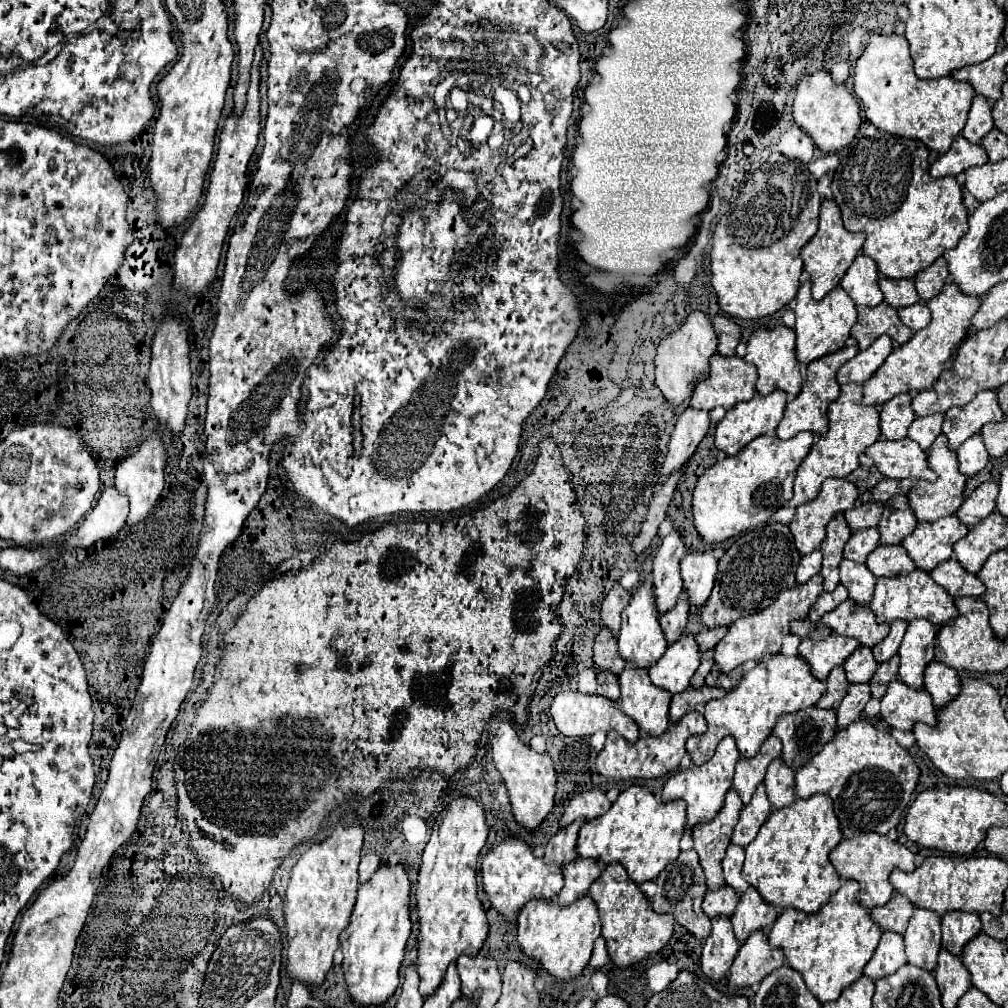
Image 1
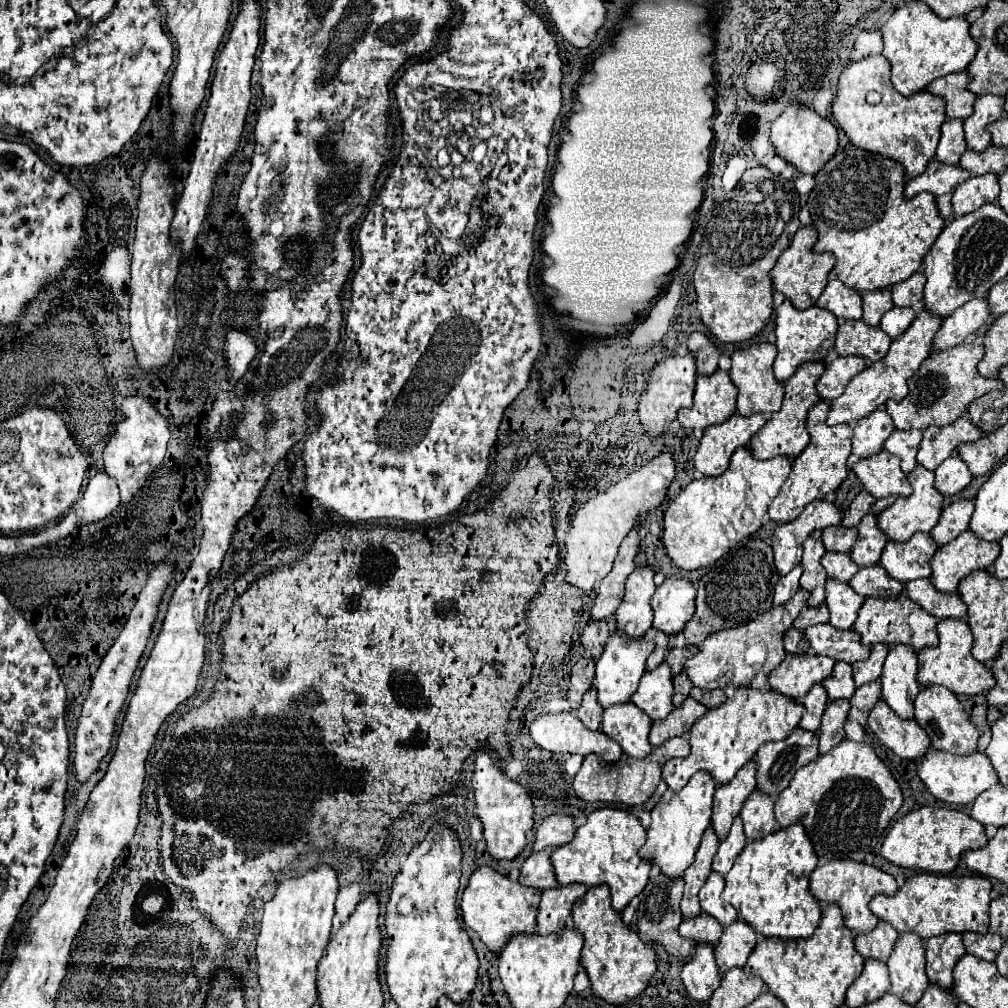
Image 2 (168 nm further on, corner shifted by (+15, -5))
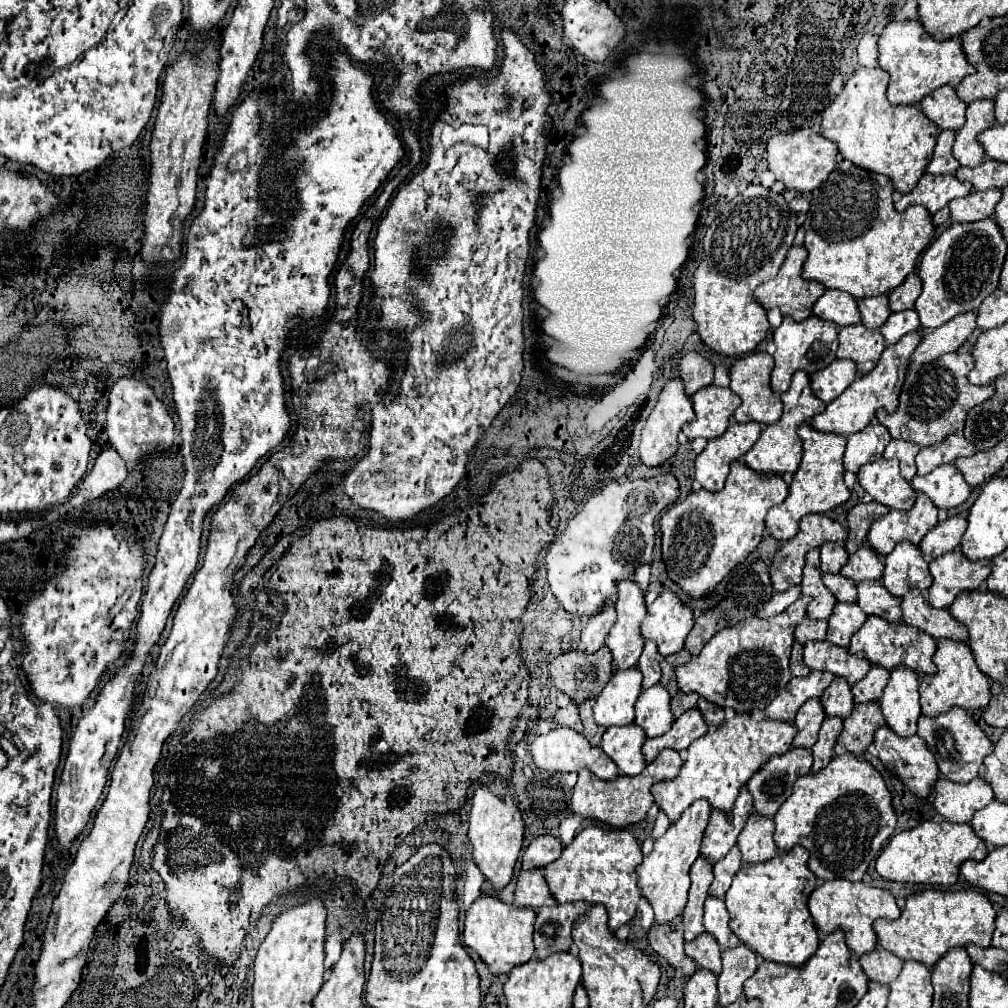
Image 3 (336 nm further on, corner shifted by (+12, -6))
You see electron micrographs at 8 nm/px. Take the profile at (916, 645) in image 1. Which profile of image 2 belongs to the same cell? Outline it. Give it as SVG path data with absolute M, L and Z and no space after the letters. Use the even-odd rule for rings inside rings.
M900 644L894 646L892 652L888 652L880 676L882 700L904 720L914 718L914 700L920 692L916 672L918 658L912 648Z

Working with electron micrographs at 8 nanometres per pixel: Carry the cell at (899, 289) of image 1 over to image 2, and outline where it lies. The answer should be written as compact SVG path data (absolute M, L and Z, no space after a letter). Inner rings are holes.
M890 288L884 290L872 290L862 294L862 306L864 306L864 322L868 326L878 326L882 316L894 306L892 304L892 296L890 296Z

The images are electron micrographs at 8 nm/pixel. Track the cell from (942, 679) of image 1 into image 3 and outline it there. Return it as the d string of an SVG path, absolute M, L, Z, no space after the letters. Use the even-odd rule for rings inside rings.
M951 707L949 711L941 713L937 717L921 715L917 735L927 743L927 749L933 753L941 775L951 781L957 781L957 783L967 783L967 781L975 779L979 775L979 767L981 767L985 755L989 755L993 749L993 743L987 739L987 735L981 731L981 727L961 707Z

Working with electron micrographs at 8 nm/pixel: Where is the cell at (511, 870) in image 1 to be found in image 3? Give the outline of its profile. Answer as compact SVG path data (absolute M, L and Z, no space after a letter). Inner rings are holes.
M481 893L467 909L465 915L465 945L479 953L479 957L489 965L495 975L507 975L515 965L523 961L531 961L535 957L533 947L533 925L535 911L525 907L513 907L501 901L497 895Z

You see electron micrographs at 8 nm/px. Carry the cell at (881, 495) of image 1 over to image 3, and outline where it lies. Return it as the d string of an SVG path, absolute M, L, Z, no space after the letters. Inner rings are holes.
M875 501L871 503L857 503L849 513L847 513L847 525L849 525L849 535L845 539L845 549L849 553L853 553L857 549L859 543L863 543L863 539L867 537L867 531L871 527L871 523L879 517L883 517L889 509L885 509L885 505L879 505Z

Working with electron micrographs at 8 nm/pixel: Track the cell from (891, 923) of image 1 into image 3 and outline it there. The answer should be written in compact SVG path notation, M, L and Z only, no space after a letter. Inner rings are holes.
M881 947L861 955L859 963L871 981L879 981L883 985L889 985L899 975L899 969L903 965L895 953L889 953L887 949Z

